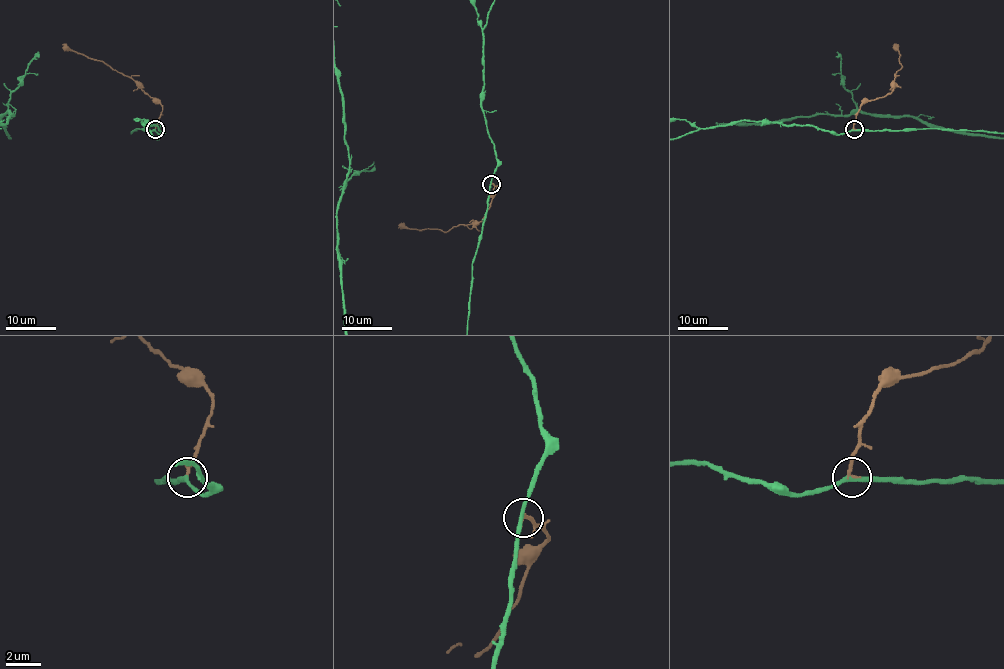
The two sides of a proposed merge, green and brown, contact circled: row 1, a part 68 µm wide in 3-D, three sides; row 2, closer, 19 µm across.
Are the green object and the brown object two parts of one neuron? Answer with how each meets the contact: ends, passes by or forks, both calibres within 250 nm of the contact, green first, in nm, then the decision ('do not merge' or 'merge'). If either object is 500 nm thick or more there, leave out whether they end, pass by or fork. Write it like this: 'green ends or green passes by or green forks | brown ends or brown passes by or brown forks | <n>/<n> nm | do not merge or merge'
green passes by | brown ends | 240/190 nm | merge

